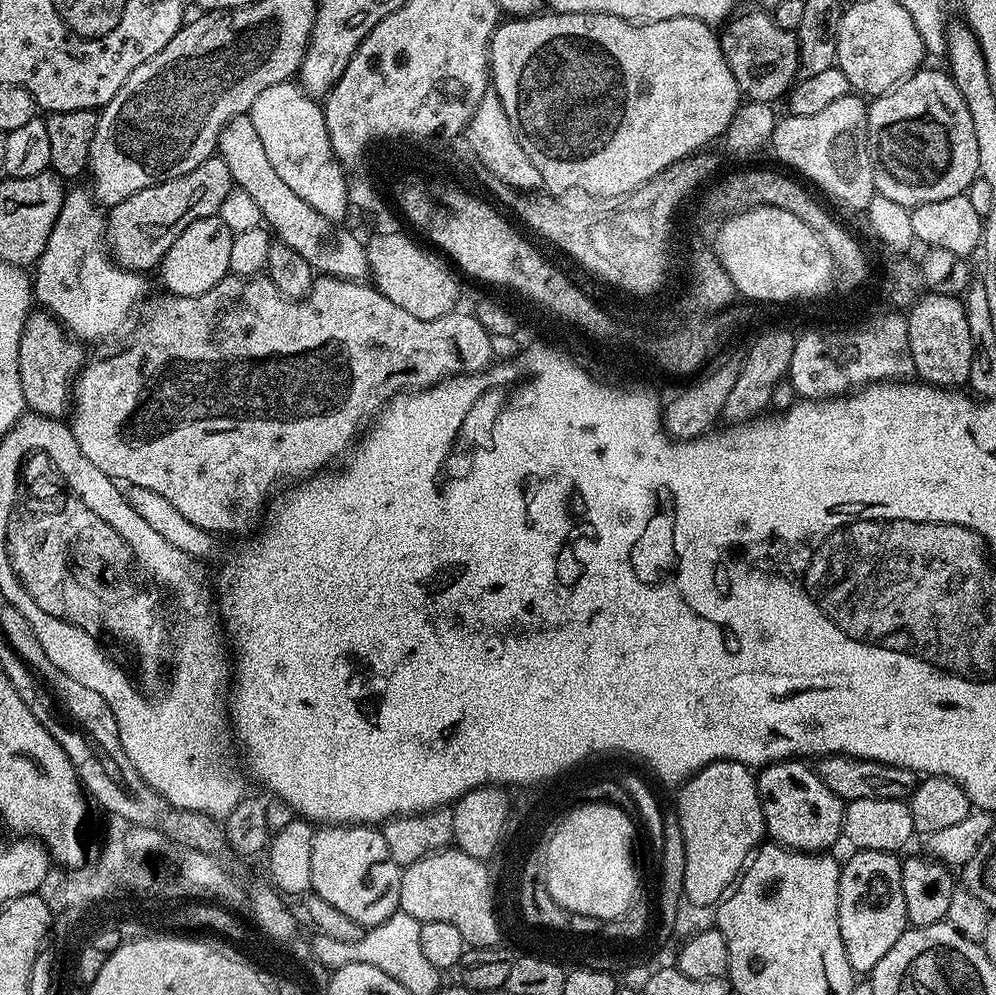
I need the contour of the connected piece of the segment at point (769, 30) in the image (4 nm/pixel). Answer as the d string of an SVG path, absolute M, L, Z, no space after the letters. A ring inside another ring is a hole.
M767 11L744 12L733 15L719 33L720 49L730 66L730 74L738 82L741 93L748 100L772 104L783 97L797 79L800 70L800 48L791 31L778 26Z

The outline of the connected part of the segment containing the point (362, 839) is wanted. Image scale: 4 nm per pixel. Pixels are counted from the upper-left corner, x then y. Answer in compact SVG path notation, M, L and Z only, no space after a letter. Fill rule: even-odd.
M329 824L314 831L312 892L326 898L342 914L354 918L365 930L386 922L398 911L401 871L402 866L394 862L379 827Z

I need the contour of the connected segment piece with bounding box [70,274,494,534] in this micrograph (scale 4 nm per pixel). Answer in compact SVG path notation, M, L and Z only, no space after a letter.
M229 274L222 282L218 282L218 286L206 290L206 294L163 295L153 295L143 305L144 321L136 332L137 340L125 352L116 352L105 360L96 360L93 364L88 362L81 367L74 381L70 401L72 437L78 442L78 450L82 450L82 454L86 454L86 458L90 458L90 462L94 462L98 470L102 470L102 474L112 477L117 482L125 480L125 485L145 487L162 495L194 526L213 534L248 531L251 533L251 528L256 523L261 523L262 513L269 503L268 495L283 480L300 482L327 469L324 467L348 443L351 445L357 439L356 431L360 427L365 427L364 420L371 421L377 415L376 400L387 401L390 394L403 393L405 388L431 388L432 385L449 380L452 376L466 376L473 372L485 371L494 360L492 337L471 311L457 310L433 320L414 318L414 314L402 310L402 306L394 306L390 298L383 296L368 282L339 280L336 276L321 275L308 296L303 299L288 299L279 292L278 286L267 275L257 274L249 278Z

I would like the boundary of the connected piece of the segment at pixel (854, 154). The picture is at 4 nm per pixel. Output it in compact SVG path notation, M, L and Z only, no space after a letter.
M852 94L838 98L838 102L825 106L818 114L802 114L788 120L777 119L770 141L770 148L785 164L783 167L793 168L788 169L793 173L801 172L796 174L809 185L817 184L836 201L858 212L865 211L876 194L868 139L868 104L859 95Z

